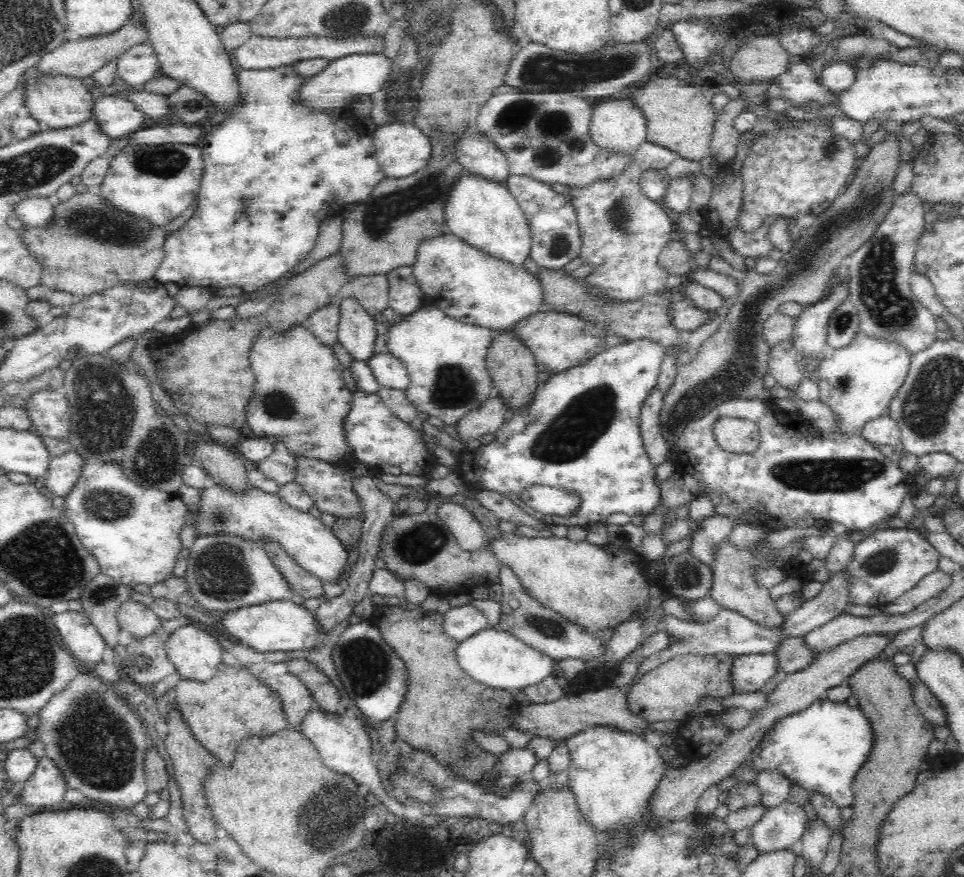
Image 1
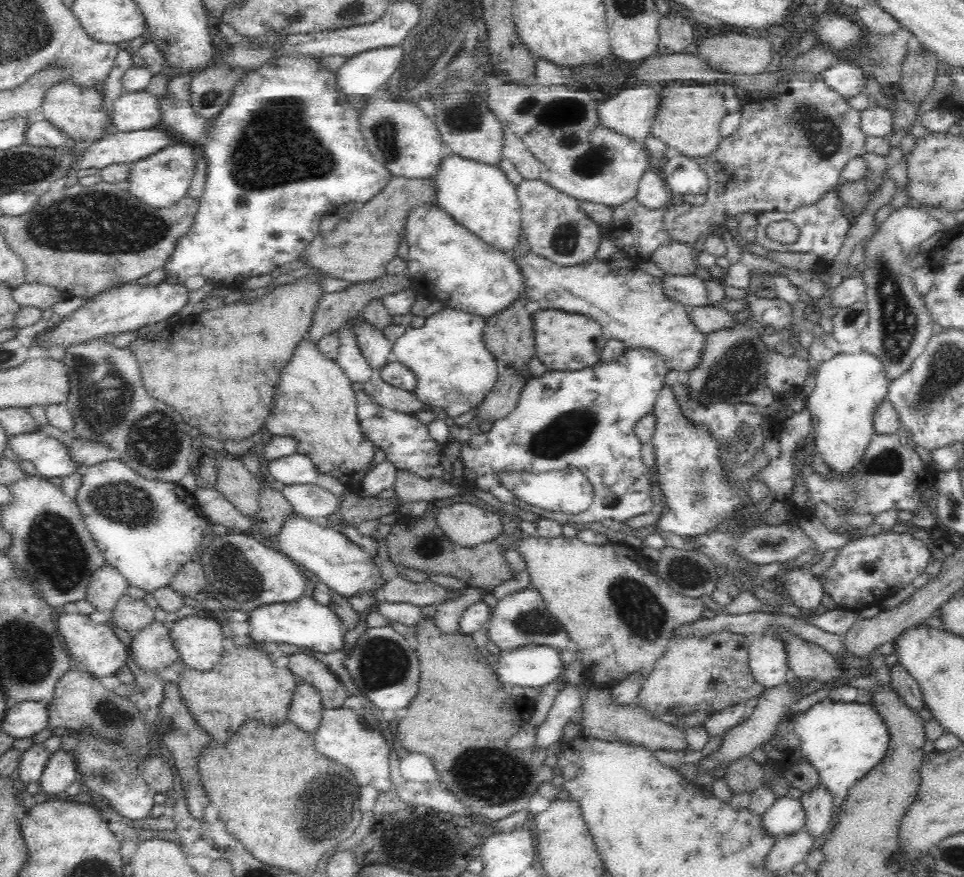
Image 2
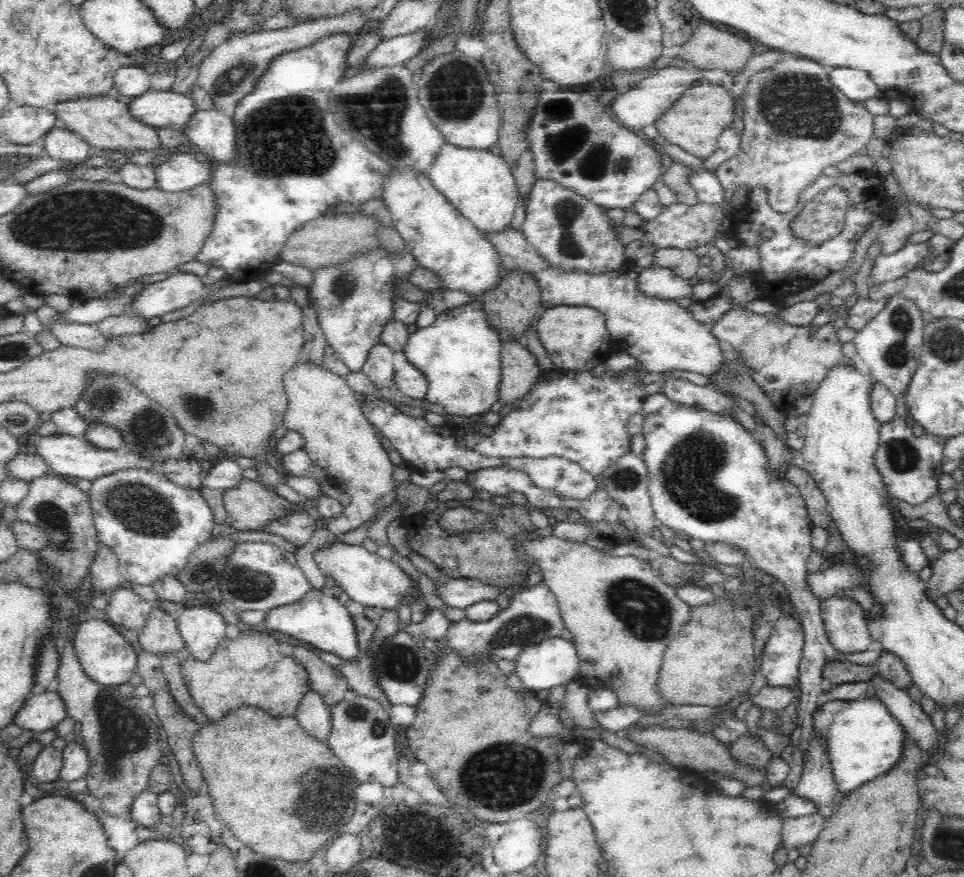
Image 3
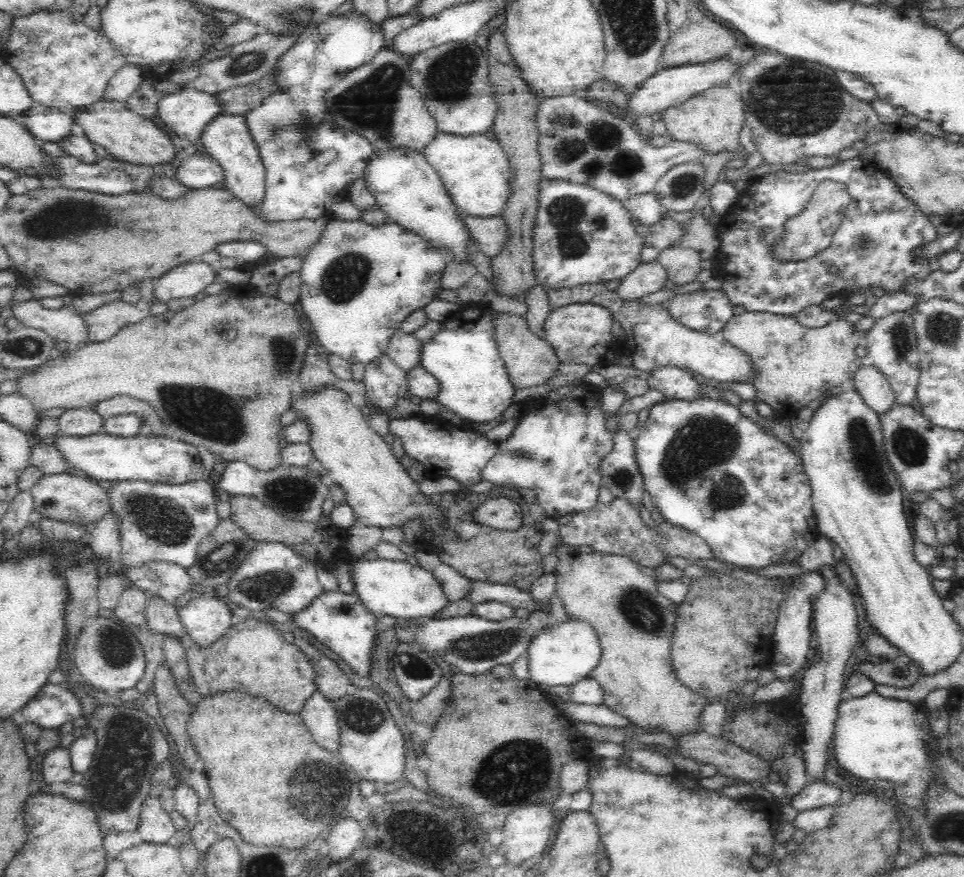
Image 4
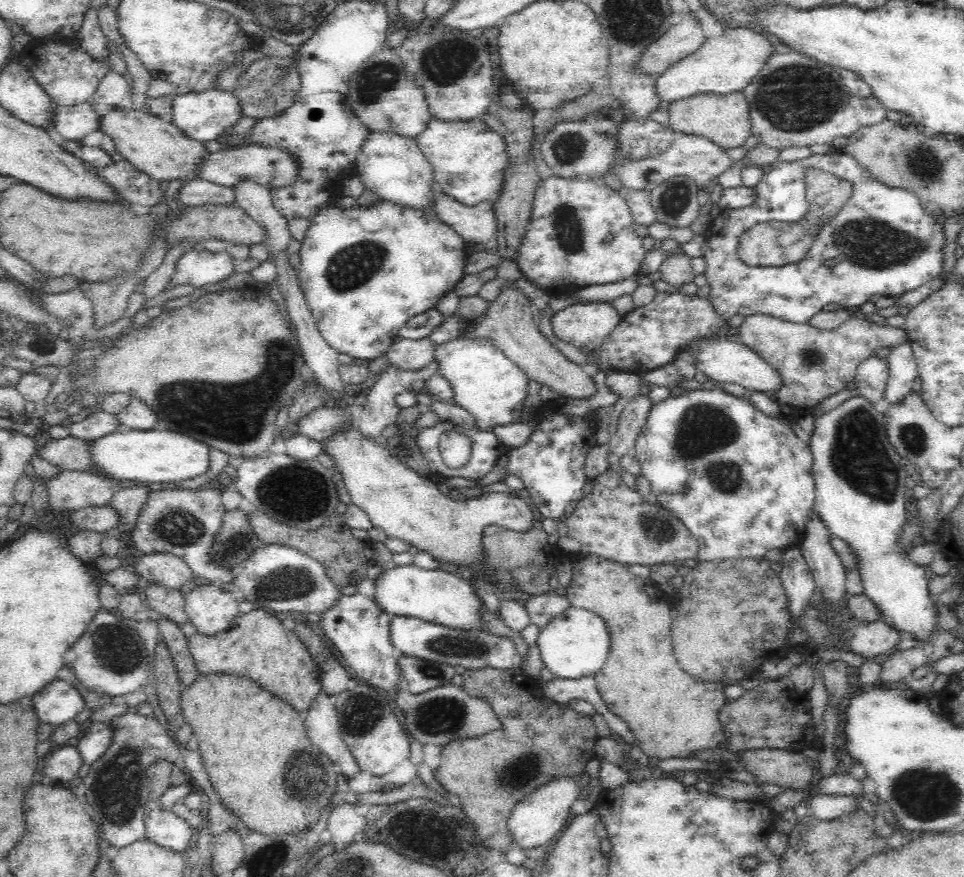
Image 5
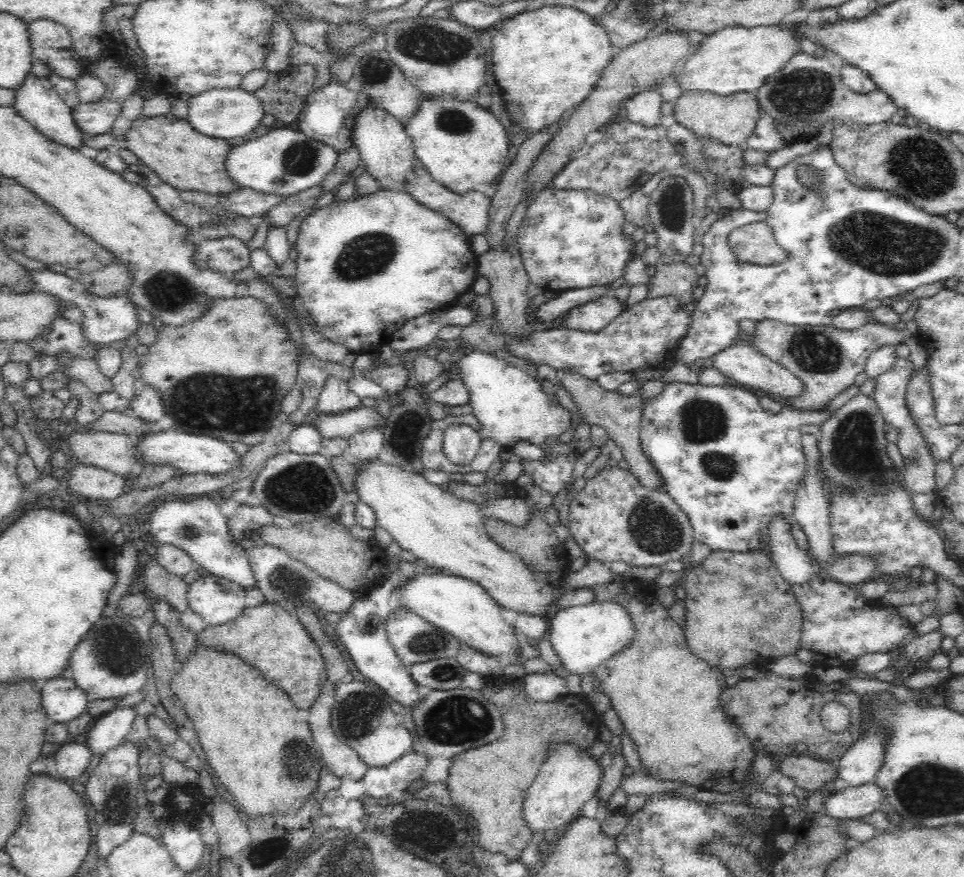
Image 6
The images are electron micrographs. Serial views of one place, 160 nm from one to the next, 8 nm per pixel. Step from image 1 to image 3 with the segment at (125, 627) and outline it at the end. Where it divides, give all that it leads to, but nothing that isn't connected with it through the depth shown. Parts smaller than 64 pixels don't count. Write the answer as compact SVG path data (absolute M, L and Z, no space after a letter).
M118 588L111 592L110 602L105 610L108 621L119 629L142 629L154 603L142 599L132 589Z

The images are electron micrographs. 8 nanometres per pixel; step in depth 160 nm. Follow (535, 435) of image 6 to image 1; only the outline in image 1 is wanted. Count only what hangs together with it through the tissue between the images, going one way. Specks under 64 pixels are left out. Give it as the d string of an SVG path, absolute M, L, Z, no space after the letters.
M430 305L404 315L386 336L389 353L404 364L410 376L410 387L404 390L407 400L432 421L454 425L464 415L478 410L494 392L486 356L500 331L464 324Z

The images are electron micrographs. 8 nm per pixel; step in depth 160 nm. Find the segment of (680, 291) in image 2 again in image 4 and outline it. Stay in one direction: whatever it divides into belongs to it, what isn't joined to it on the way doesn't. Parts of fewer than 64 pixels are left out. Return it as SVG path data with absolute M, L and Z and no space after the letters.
M657 260L642 263L623 277L617 293L624 300L641 299L664 289L668 280L666 269Z

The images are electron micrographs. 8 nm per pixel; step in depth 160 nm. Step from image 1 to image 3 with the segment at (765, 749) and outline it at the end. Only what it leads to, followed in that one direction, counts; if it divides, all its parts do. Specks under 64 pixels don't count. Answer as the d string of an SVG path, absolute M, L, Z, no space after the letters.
M876 696L864 700L829 700L814 708L811 737L816 737L828 753L839 796L888 772L896 764L902 750L903 727Z

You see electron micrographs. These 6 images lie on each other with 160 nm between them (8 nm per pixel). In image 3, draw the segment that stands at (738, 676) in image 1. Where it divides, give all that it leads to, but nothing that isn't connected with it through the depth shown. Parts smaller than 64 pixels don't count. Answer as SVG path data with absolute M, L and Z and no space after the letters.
M781 614L765 642L759 668L768 685L794 686L805 643L800 623Z

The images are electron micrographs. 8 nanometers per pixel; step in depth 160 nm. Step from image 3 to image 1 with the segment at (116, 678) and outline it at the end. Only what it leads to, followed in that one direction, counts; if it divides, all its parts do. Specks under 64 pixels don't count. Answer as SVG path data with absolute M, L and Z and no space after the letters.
M67 611L52 614L50 619L62 637L62 644L78 663L95 664L102 660L106 643L84 613Z

